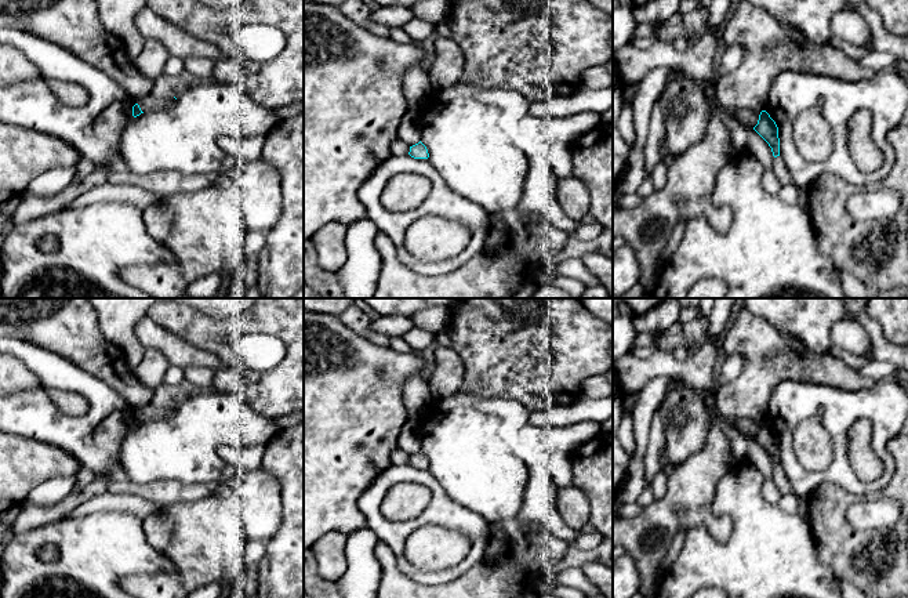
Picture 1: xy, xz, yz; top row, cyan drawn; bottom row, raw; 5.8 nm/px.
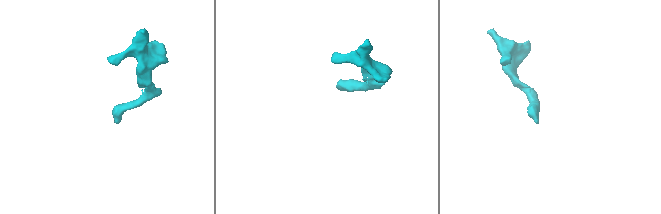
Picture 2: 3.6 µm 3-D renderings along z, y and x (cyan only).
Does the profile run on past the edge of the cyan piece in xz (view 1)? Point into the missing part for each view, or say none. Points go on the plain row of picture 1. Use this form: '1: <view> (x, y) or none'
1: none

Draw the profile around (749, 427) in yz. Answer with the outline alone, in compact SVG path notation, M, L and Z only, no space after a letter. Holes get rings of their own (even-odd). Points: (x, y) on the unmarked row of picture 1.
M738 420L737 425L740 430L747 434L749 438L753 438L758 434L760 421L753 420Z

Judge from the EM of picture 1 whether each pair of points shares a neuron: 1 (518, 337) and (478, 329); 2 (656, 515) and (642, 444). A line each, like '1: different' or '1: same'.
1: same
2: different

